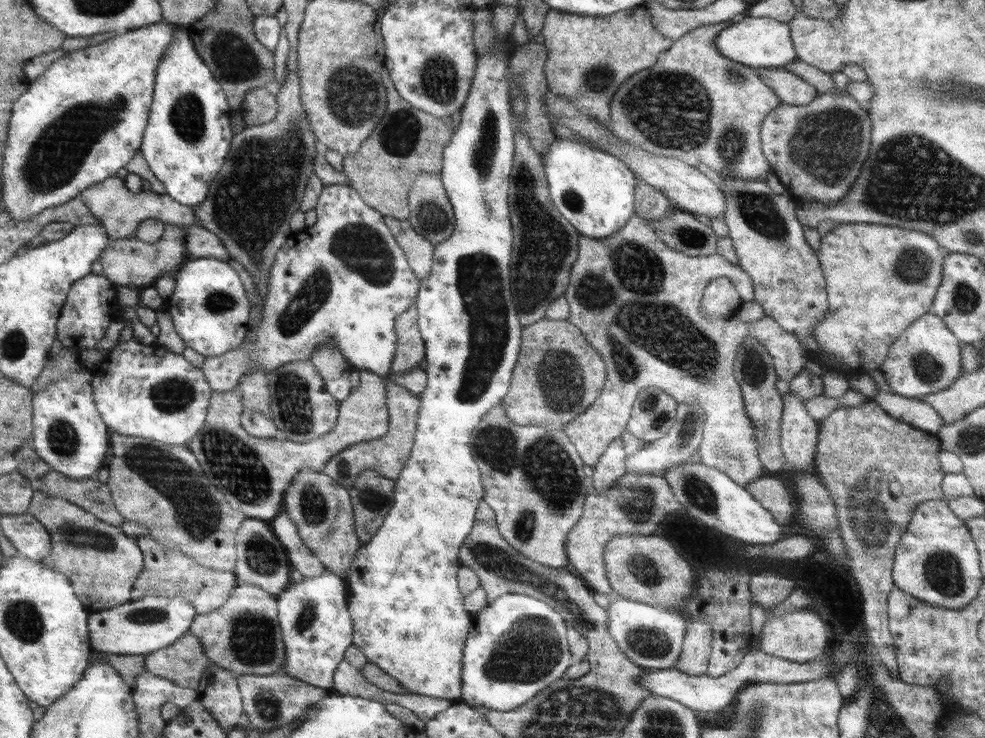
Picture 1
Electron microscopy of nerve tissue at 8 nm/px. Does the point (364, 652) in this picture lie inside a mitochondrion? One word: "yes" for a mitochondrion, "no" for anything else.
no

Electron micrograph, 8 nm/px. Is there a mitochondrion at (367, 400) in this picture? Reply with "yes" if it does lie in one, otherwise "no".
no

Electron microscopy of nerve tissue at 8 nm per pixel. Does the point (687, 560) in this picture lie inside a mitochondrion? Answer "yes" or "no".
no

